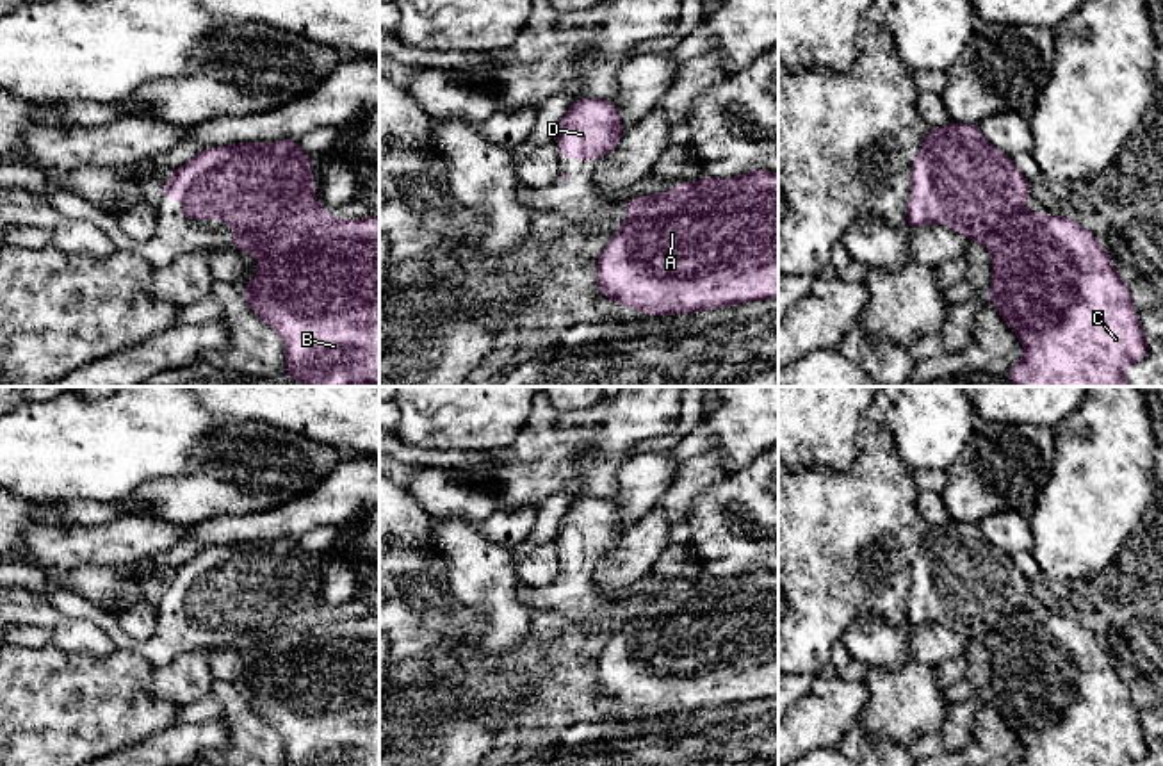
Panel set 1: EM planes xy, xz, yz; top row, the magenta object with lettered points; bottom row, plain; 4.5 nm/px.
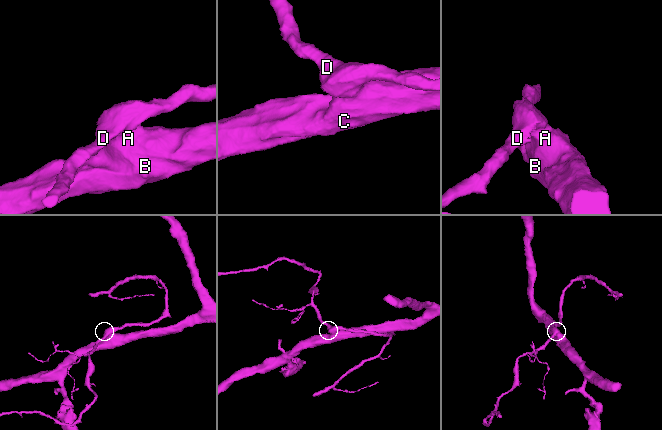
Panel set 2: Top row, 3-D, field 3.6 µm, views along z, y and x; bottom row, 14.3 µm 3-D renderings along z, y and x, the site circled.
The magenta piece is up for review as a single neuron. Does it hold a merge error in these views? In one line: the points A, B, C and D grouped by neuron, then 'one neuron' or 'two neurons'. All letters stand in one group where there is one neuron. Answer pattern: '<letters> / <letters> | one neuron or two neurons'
A B C / D | two neurons

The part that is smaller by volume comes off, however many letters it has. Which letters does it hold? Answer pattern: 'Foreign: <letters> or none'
Foreign: D

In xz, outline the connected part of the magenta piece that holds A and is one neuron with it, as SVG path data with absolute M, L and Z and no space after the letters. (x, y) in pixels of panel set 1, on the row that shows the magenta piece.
M778 175L703 176L643 196L595 262L598 290L645 315L695 314L778 297Z

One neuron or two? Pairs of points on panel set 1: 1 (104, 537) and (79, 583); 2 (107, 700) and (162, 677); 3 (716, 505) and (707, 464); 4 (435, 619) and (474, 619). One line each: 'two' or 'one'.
1: two
2: two
3: two
4: one

